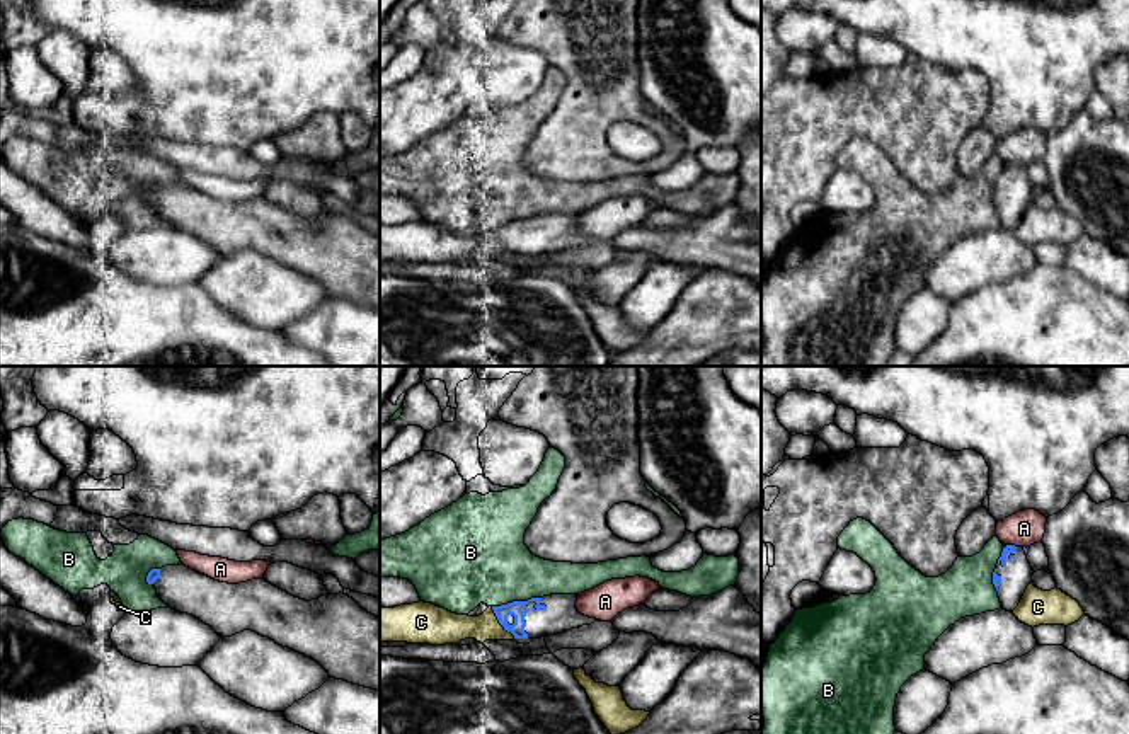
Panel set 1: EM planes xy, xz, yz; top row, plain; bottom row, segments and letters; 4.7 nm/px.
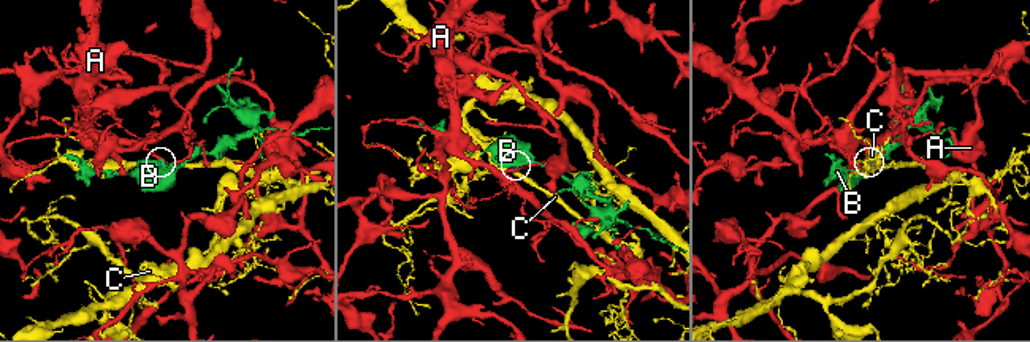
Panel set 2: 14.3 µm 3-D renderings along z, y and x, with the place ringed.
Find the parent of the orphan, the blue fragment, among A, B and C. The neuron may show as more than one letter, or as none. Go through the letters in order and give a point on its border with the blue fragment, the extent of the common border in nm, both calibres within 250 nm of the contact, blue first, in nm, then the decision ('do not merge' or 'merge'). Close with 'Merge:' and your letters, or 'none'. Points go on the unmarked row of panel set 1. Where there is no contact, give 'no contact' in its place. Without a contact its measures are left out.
A: meets blue in yz at (1012, 164); contact 50 nm long; 50 nm thick on the blue side, 170 nm on the other; do not merge
B: meets blue in xz at (516, 220); contact 240 nm long; 80 nm thick on the blue side, 400 nm on the other; do not merge
C: meets blue in xz at (499, 240); contact 190 nm long; 80 nm thick on the blue side, 150 nm on the other; do not merge
Merge: none

